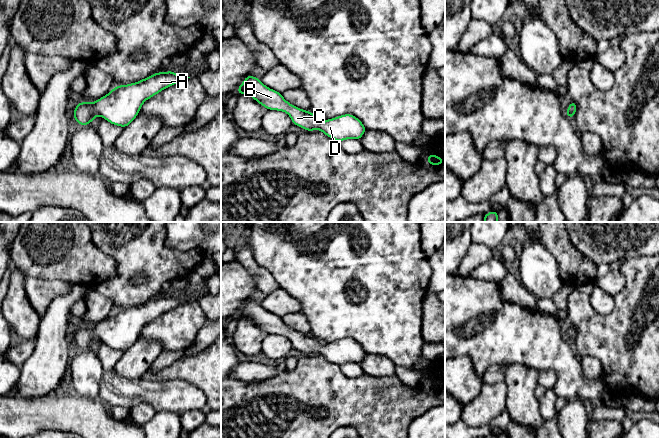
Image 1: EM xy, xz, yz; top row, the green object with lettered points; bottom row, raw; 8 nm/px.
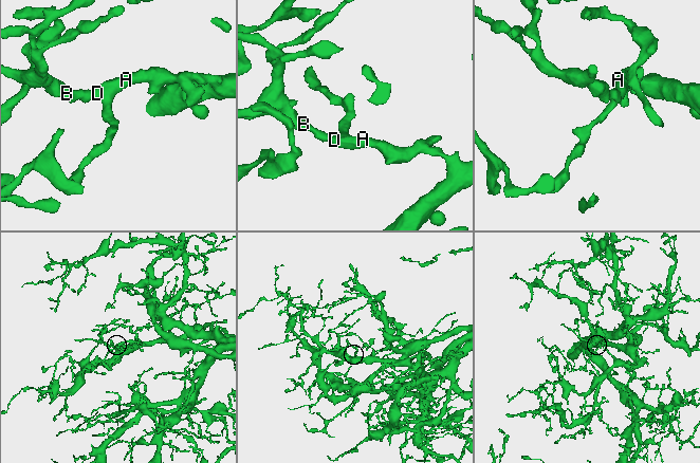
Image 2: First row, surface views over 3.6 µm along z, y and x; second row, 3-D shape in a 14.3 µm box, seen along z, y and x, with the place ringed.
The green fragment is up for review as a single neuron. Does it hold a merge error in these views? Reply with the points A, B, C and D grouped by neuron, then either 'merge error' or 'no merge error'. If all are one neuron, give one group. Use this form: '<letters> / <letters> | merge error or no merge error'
A B C D | no merge error

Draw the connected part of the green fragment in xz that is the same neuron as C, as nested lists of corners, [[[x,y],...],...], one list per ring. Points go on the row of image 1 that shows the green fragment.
[[[251,75],[244,79],[237,92],[238,95],[249,94],[268,110],[287,113],[294,125],[304,128],[306,131],[319,129],[326,136],[339,142],[346,139],[360,140],[367,130],[362,122],[351,114],[344,114],[321,122],[315,114],[290,104],[281,93],[268,88],[260,79]]]

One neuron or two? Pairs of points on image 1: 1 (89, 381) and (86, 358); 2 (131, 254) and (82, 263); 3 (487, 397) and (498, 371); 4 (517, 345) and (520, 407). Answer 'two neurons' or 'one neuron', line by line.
1: one neuron
2: two neurons
3: two neurons
4: two neurons

